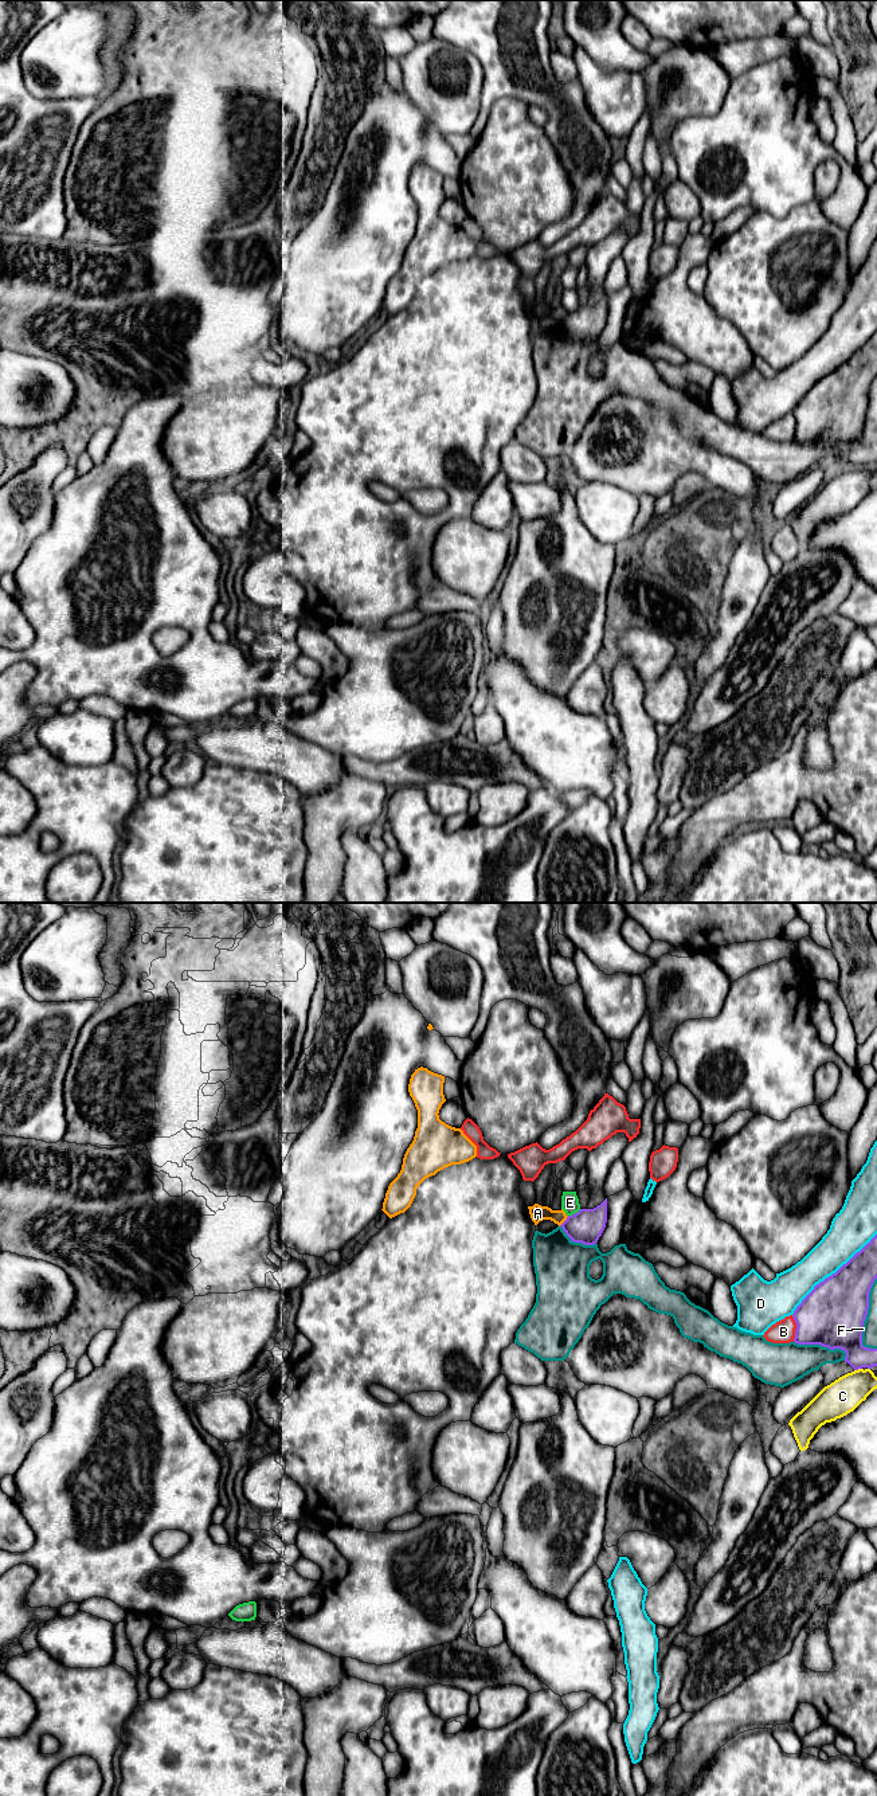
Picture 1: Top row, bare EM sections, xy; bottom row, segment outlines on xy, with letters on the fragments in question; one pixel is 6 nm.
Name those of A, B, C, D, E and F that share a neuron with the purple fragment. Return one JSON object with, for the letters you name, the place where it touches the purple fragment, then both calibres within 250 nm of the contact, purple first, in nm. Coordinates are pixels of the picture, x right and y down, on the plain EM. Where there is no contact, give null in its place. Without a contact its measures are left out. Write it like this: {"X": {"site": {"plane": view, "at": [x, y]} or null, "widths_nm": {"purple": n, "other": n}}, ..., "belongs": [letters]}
{"belongs": []}

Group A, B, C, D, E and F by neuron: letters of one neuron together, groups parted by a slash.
A / B / C / D / E / F

